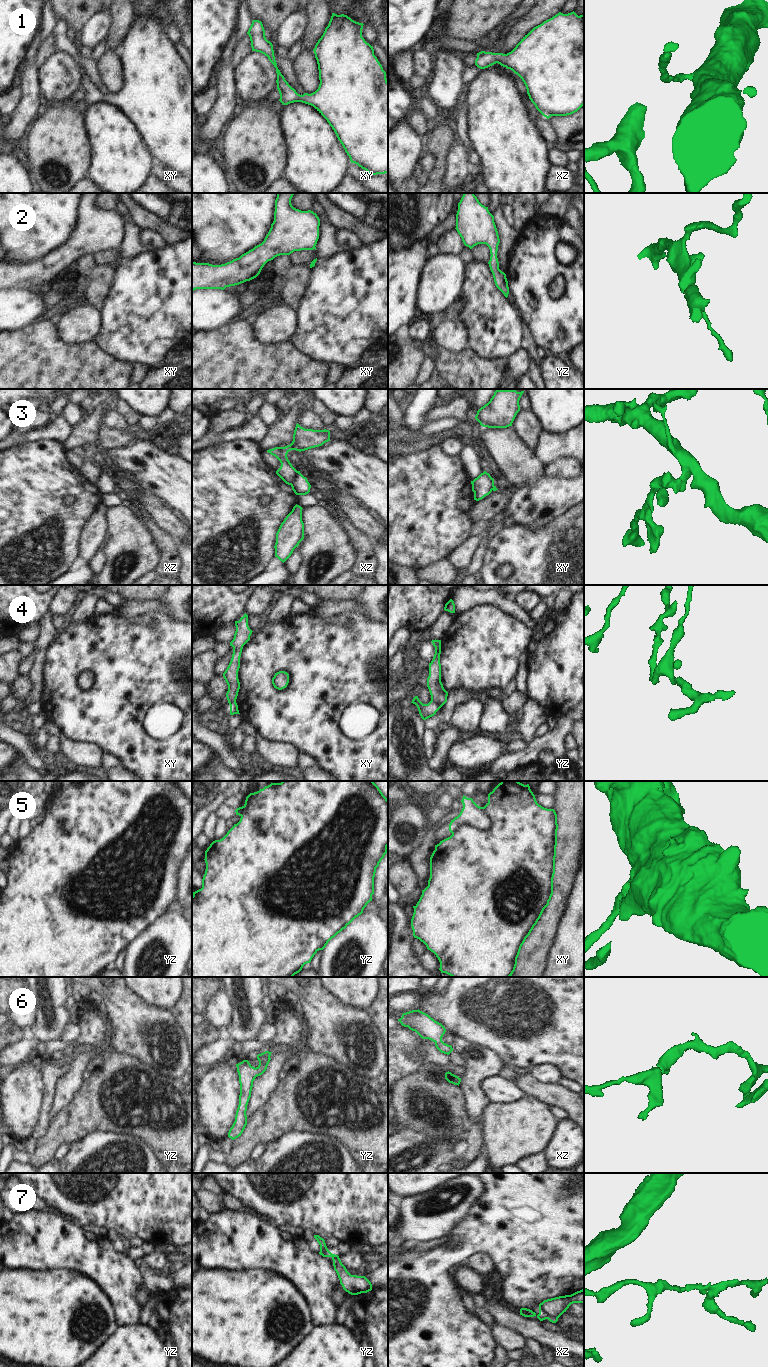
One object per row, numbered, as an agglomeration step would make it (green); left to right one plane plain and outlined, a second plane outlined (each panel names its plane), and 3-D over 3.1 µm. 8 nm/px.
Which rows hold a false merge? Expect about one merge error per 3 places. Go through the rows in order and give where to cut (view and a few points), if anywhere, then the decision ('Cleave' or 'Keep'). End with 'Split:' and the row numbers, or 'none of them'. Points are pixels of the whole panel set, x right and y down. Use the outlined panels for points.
1: No split. Keep
2: No split. Keep
3: Split along xz (298, 471), (290, 484). Cleave
4: Split along yz (431, 700), (441, 706). Cleave
5: Split along xy (493, 820), (486, 829), (461, 825), (452, 834). Cleave
6: No split. Keep
7: No split. Keep
Split: 3, 4, 5

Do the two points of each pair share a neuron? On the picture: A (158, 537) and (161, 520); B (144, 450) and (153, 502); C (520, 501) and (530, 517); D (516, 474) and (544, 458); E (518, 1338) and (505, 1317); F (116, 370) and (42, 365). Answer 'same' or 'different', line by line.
A: different
B: different
C: same
D: different
E: different
F: same

